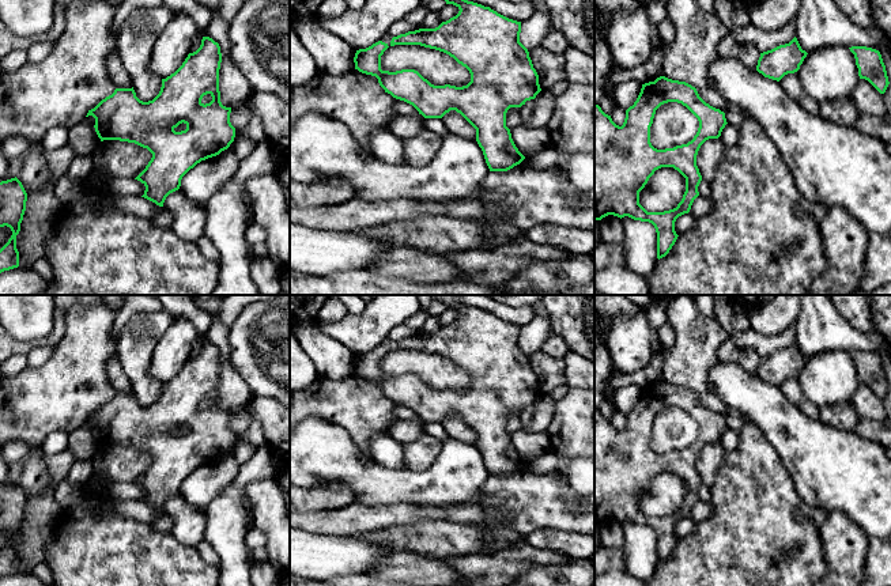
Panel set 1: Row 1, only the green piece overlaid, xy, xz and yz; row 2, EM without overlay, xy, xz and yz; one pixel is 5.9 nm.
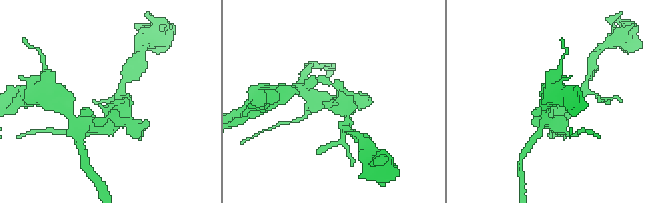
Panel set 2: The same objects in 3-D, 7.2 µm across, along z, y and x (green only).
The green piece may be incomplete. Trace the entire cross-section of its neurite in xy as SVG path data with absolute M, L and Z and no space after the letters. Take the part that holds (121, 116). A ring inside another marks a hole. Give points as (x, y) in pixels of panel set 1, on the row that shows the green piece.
M203 37L200 48L189 53L182 65L162 79L159 94L148 102L136 97L132 88L116 88L102 99L87 116L95 118L95 132L101 141L120 140L147 148L152 158L135 178L144 186L141 197L163 207L166 197L178 190L182 177L201 160L227 150L235 137L230 122L231 107L220 102L219 69L220 46L209 37Z

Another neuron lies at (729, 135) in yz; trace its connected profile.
M726 124L721 132L721 140L726 147L733 147L739 141L739 129L730 124Z

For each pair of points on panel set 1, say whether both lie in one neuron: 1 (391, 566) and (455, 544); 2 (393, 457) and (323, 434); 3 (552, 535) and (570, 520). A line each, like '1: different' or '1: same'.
1: different
2: different
3: different

